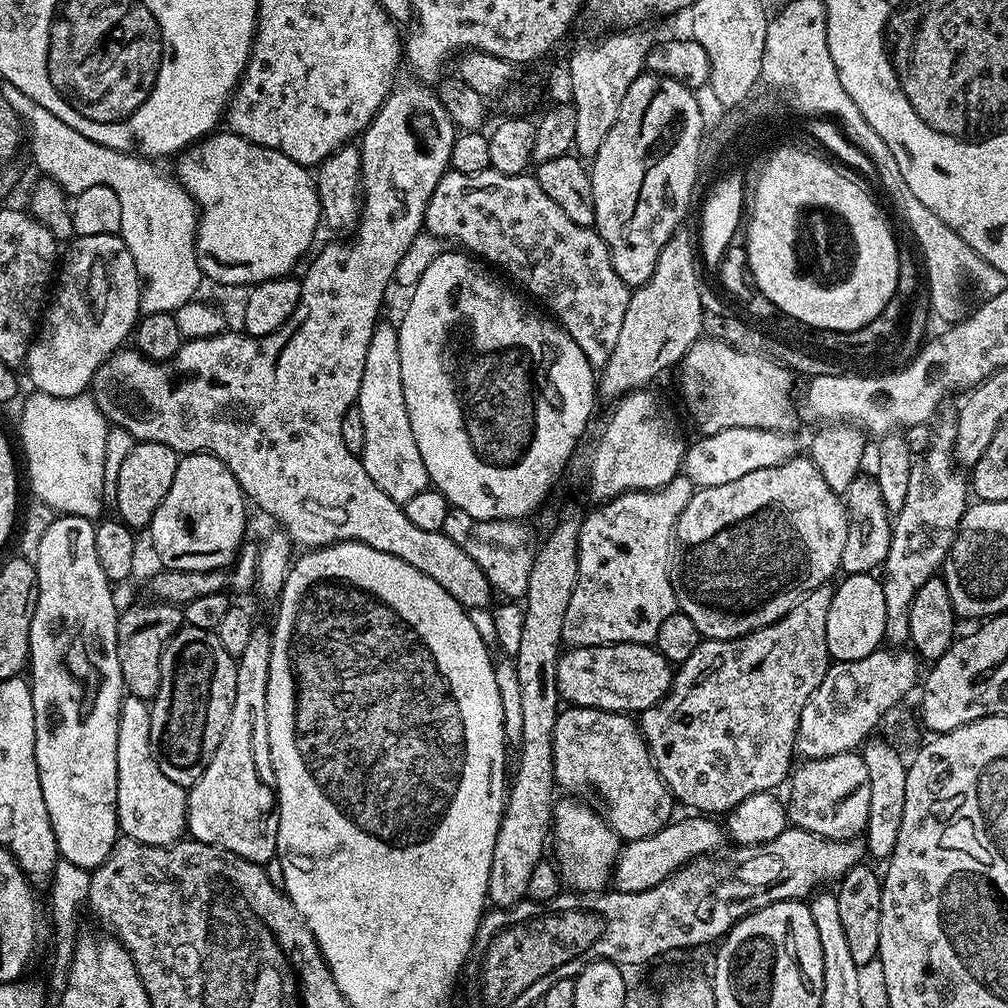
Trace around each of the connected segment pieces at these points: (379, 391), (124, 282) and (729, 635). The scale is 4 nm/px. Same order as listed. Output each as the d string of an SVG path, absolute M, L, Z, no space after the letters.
M377 323L374 334L370 334L366 366L362 366L362 386L356 395L355 407L362 414L362 426L366 426L366 442L362 453L366 474L374 478L374 486L378 486L382 494L403 506L410 502L410 498L414 498L414 494L422 494L422 490L429 488L430 481L422 462L422 454L418 454L418 442L414 442L414 430L410 430L410 414L406 414L406 398L402 394L402 358L398 354L398 328L395 323L384 323Z
M117 233L75 237L66 249L54 284L54 298L43 313L24 368L35 391L73 398L89 389L97 370L133 333L141 315L140 278L125 240Z
M797 454L791 460L778 466L768 466L762 470L750 470L750 474L742 474L742 478L734 478L734 482L726 482L726 486L710 486L696 488L690 502L686 502L686 510L676 523L676 534L672 550L672 566L668 573L672 579L672 589L676 595L679 611L687 614L688 620L694 622L697 633L710 640L733 640L739 636L750 634L754 630L764 628L776 620L781 620L806 594L815 588L823 588L829 583L835 572L841 571L842 550L846 547L846 530L848 529L848 510L844 501L830 486L826 486L826 478L814 466L814 462L807 455Z

